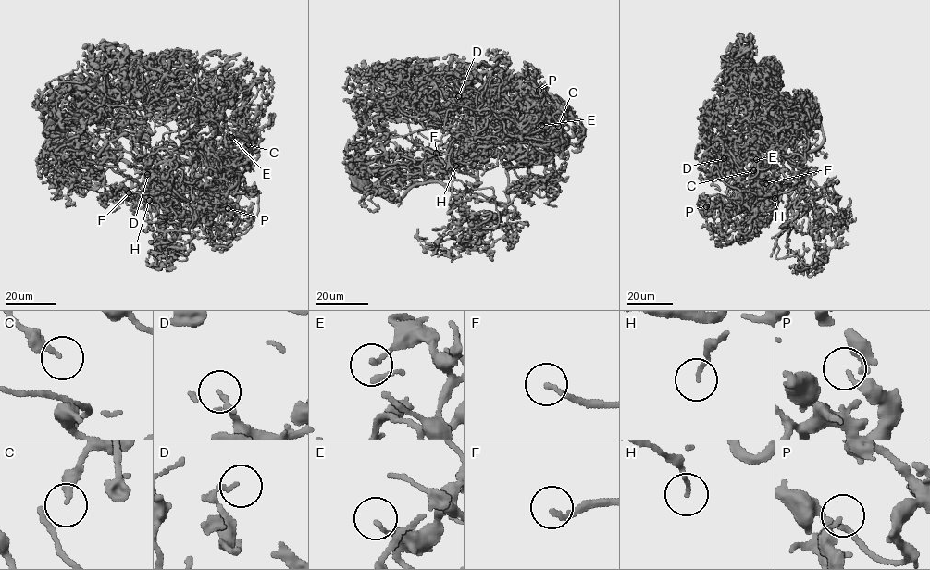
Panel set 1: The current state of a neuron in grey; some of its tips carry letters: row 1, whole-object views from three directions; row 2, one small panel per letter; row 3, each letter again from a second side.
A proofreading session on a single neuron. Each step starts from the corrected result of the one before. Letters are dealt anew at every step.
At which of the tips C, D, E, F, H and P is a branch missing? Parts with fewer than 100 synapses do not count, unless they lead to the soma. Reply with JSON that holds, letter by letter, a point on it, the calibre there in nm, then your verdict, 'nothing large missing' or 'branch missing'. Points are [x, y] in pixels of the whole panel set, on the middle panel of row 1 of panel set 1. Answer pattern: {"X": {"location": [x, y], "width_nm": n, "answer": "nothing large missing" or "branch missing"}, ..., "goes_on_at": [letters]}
{"C": {"location": [558, 126], "width_nm": 160, "answer": "nothing large missing"}, "D": {"location": [458, 96], "width_nm": 110, "answer": "nothing large missing"}, "E": {"location": [541, 125], "width_nm": 120, "answer": "nothing large missing"}, "F": {"location": [436, 153], "width_nm": 150, "answer": "branch missing"}, "H": {"location": [455, 166], "width_nm": 120, "answer": "nothing large missing"}, "P": {"location": [539, 90], "width_nm": 200, "answer": "nothing large missing"}, "goes_on_at": ["F"]}

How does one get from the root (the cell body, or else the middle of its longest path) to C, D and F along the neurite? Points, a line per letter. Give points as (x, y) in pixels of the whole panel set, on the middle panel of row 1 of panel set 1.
C: (361, 180), (397, 200), (437, 181), (505, 203), (534, 155), (561, 140), (546, 125), (558, 126)
D: (361, 180), (397, 200), (432, 181), (470, 191), (465, 138), (500, 141), (504, 125), (477, 91), (458, 96)
F: (361, 180), (397, 200), (424, 183), (470, 191), (477, 183), (475, 177), (453, 168), (448, 154), (436, 153)

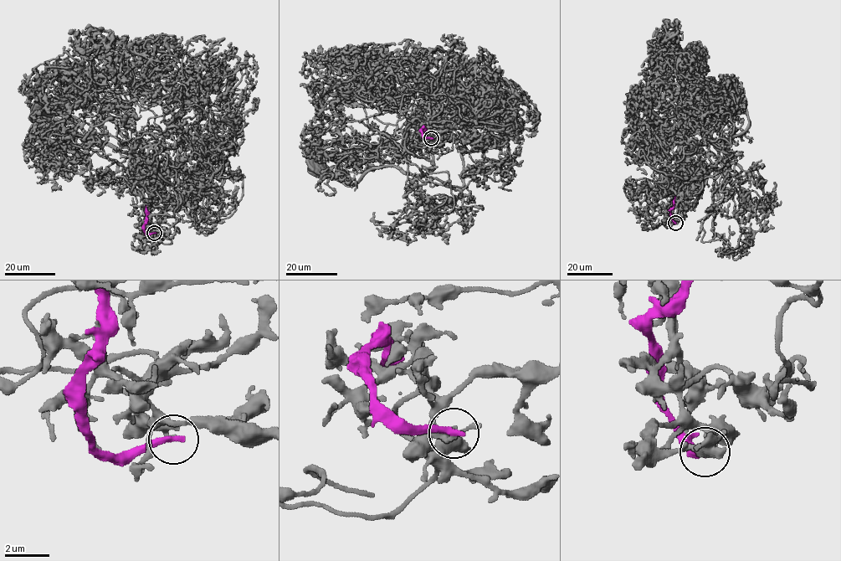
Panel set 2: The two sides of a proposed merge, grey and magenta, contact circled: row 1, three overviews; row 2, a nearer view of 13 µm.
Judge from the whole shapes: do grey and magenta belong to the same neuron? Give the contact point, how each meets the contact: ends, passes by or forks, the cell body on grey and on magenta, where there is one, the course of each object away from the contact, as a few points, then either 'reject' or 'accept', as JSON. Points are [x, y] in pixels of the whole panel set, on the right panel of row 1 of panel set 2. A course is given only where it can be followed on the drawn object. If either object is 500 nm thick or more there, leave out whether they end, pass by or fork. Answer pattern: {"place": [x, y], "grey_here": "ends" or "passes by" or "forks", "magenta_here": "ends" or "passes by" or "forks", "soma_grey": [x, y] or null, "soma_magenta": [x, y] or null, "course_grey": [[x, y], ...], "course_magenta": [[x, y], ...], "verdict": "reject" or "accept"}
{"place": [675, 223], "grey_here": "passes by", "magenta_here": "ends", "soma_grey": [737, 98], "soma_magenta": null, "course_grey": [[676, 223], [686, 202], [667, 193], [678, 177], [729, 167], [726, 146], [748, 126], [737, 99]], "course_magenta": [[675, 223], [670, 209], [674, 196]], "verdict": "reject"}

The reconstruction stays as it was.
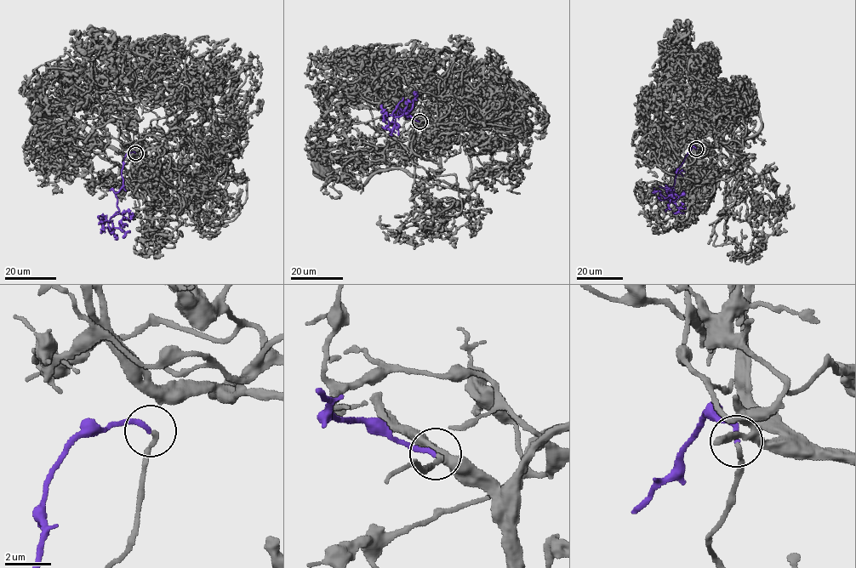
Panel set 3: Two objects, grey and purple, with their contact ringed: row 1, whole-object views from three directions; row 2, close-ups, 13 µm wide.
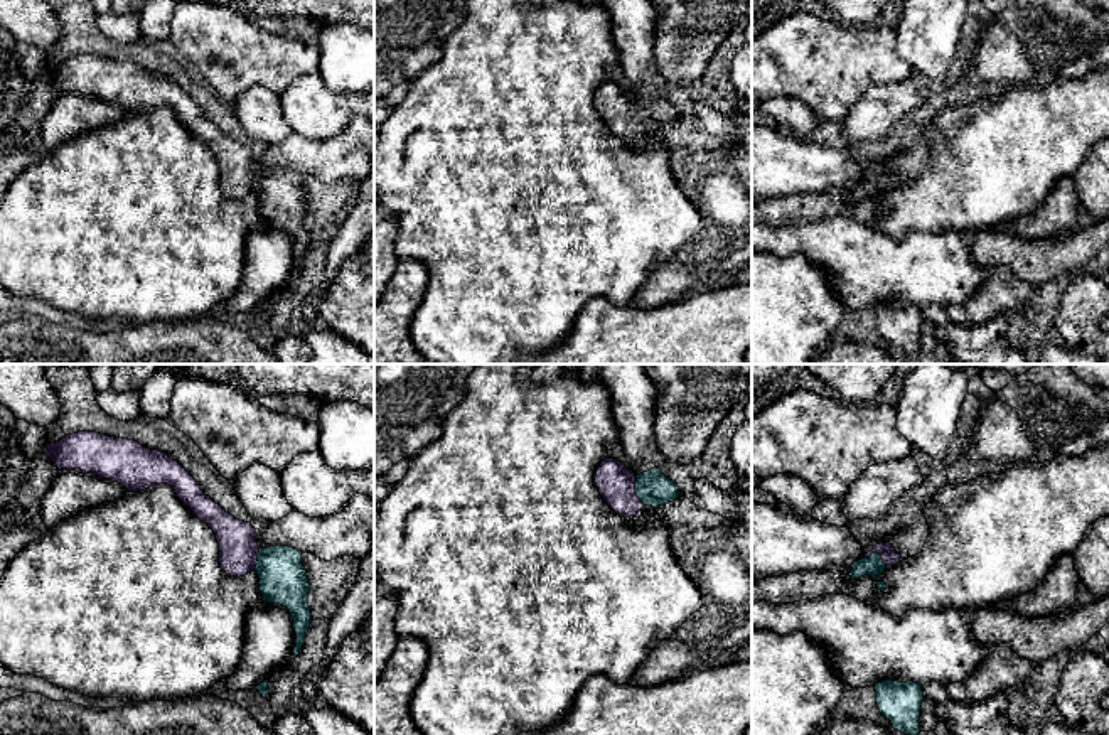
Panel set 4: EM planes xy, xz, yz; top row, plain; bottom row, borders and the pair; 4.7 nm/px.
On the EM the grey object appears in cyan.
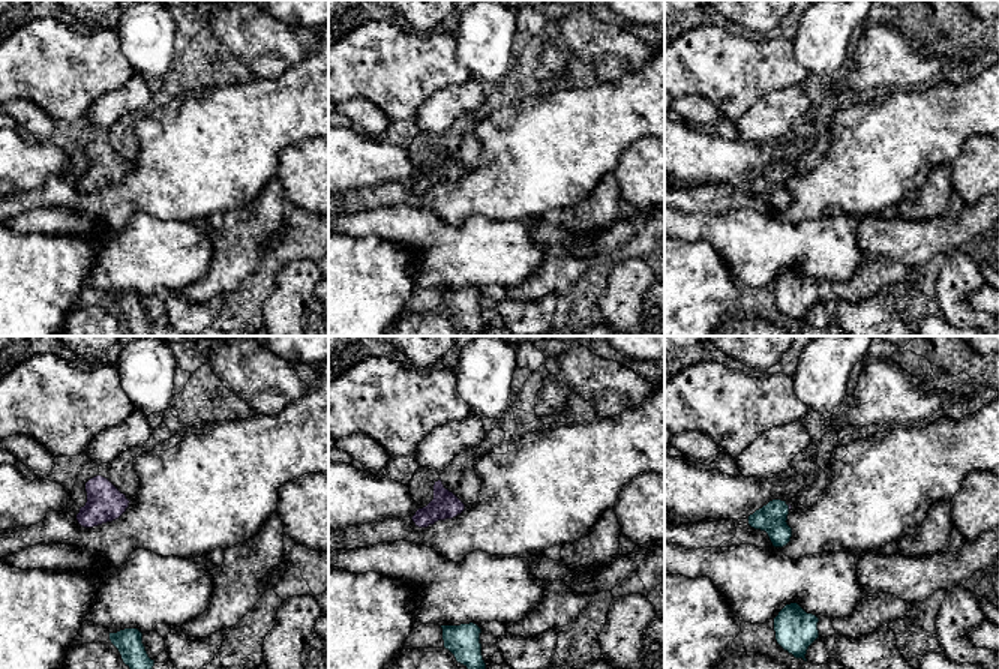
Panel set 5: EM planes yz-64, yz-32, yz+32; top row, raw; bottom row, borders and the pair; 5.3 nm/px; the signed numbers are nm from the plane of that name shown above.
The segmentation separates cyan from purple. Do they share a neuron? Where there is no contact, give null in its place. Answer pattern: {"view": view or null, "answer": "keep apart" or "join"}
{"view": "xz", "answer": "join"}

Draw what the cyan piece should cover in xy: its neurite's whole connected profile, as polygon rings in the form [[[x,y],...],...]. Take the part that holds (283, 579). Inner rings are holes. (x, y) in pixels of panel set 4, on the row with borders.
[[[78,432],[47,443],[44,453],[59,470],[93,474],[121,484],[128,492],[170,486],[177,497],[214,531],[222,570],[236,578],[256,571],[263,602],[280,604],[290,610],[297,632],[293,654],[300,654],[312,625],[308,607],[312,585],[302,563],[302,551],[290,546],[260,548],[251,523],[236,519],[206,496],[177,460],[135,440]]]

